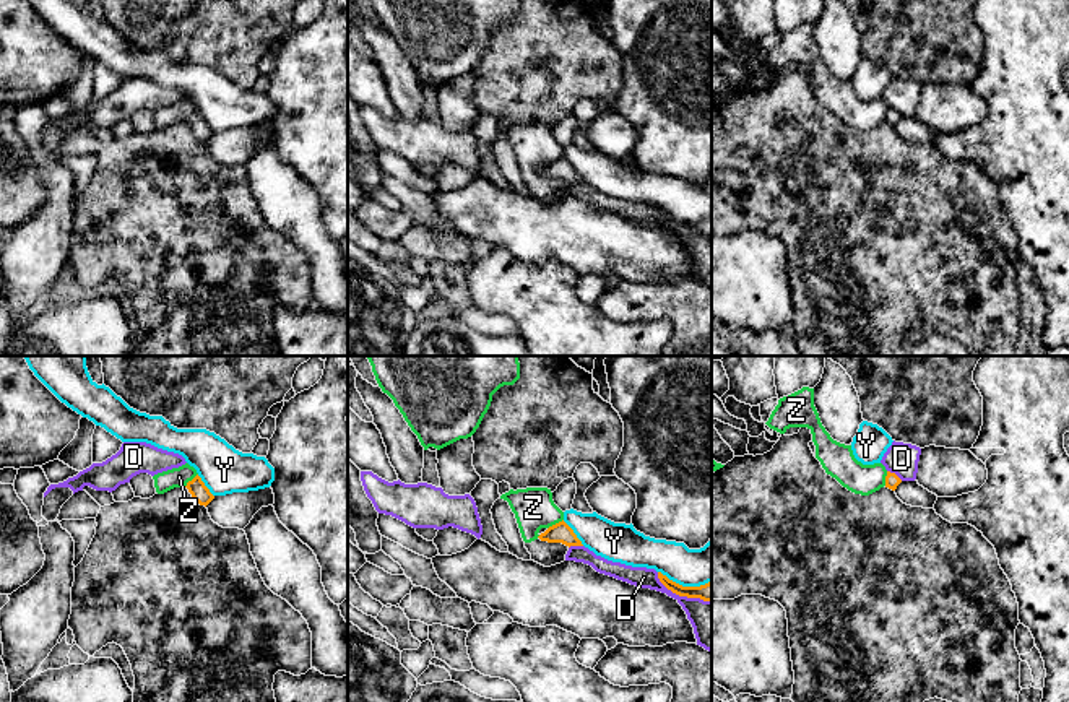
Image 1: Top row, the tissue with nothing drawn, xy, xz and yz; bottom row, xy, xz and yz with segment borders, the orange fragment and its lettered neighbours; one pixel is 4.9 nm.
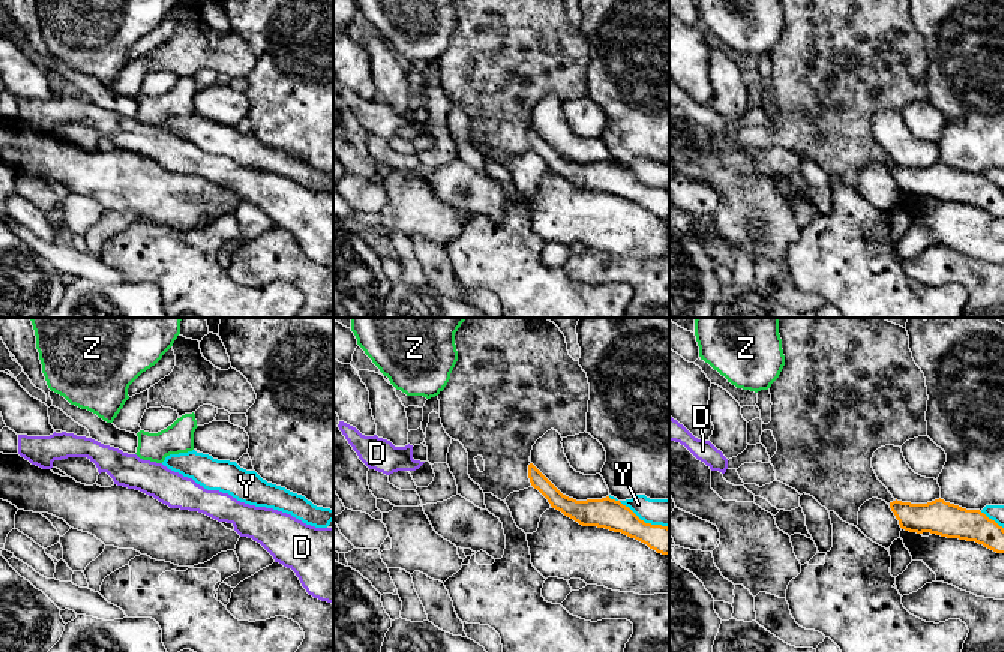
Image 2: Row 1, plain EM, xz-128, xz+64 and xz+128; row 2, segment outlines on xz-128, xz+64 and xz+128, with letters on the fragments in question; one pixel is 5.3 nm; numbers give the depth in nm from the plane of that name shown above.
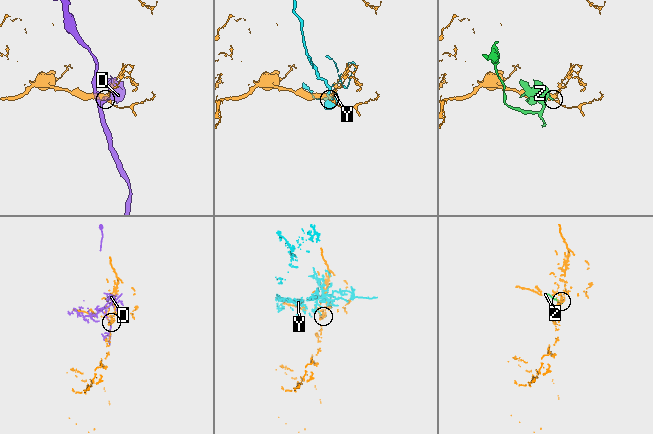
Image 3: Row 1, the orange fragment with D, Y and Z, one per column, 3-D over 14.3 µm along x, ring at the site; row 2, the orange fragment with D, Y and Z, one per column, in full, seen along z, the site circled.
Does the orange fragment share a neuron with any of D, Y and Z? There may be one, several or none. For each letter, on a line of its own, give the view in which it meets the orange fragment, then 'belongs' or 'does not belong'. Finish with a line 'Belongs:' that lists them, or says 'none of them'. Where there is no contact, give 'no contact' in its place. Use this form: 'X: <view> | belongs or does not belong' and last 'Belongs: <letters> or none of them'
D: xz | does not belong
Y: xz | does not belong
Z: xz | does not belong
Belongs: none of them

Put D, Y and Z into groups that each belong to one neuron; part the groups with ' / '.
D / Y / Z

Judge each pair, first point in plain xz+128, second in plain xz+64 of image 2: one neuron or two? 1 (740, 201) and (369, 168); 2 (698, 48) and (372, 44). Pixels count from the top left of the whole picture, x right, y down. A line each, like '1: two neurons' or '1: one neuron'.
1: one neuron
2: two neurons

